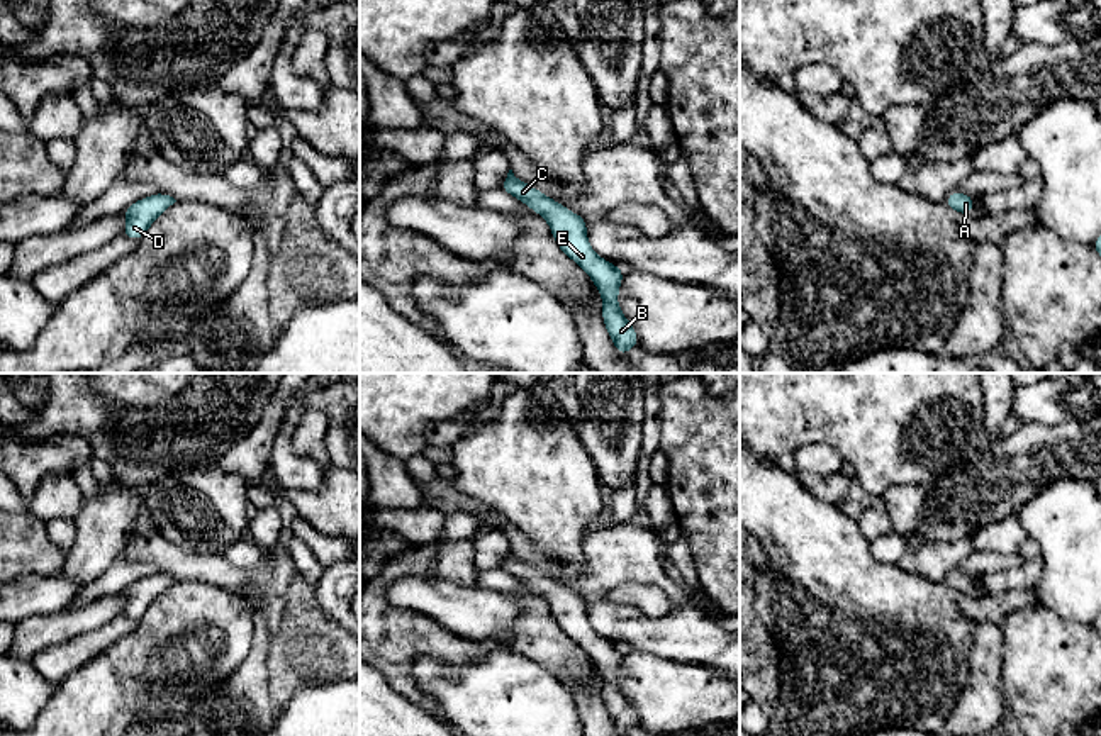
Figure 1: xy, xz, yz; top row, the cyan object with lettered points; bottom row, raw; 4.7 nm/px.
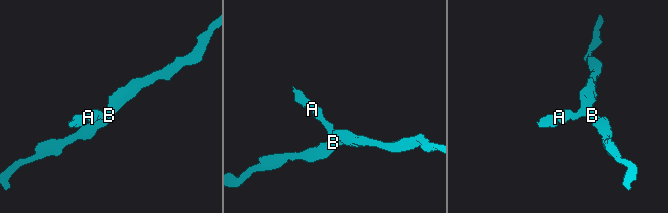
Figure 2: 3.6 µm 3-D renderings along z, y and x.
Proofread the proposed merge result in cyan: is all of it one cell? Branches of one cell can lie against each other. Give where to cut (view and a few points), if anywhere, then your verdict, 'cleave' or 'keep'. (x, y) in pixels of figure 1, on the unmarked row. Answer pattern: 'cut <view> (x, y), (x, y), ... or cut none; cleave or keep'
cut none; keep

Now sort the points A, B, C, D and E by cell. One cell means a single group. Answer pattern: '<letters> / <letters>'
A B C D E

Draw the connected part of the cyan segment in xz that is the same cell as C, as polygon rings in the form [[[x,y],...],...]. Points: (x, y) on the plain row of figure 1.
[[[509,549],[499,566],[539,594],[551,607],[556,626],[575,641],[602,675],[602,700],[619,734],[638,726],[638,712],[618,685],[624,651],[594,633],[587,617],[587,599],[573,594],[538,568],[517,560]]]

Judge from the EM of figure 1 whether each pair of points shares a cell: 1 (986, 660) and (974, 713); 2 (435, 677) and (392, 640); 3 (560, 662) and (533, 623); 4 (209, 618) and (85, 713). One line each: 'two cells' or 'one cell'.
1: one cell
2: two cells
3: one cell
4: one cell

